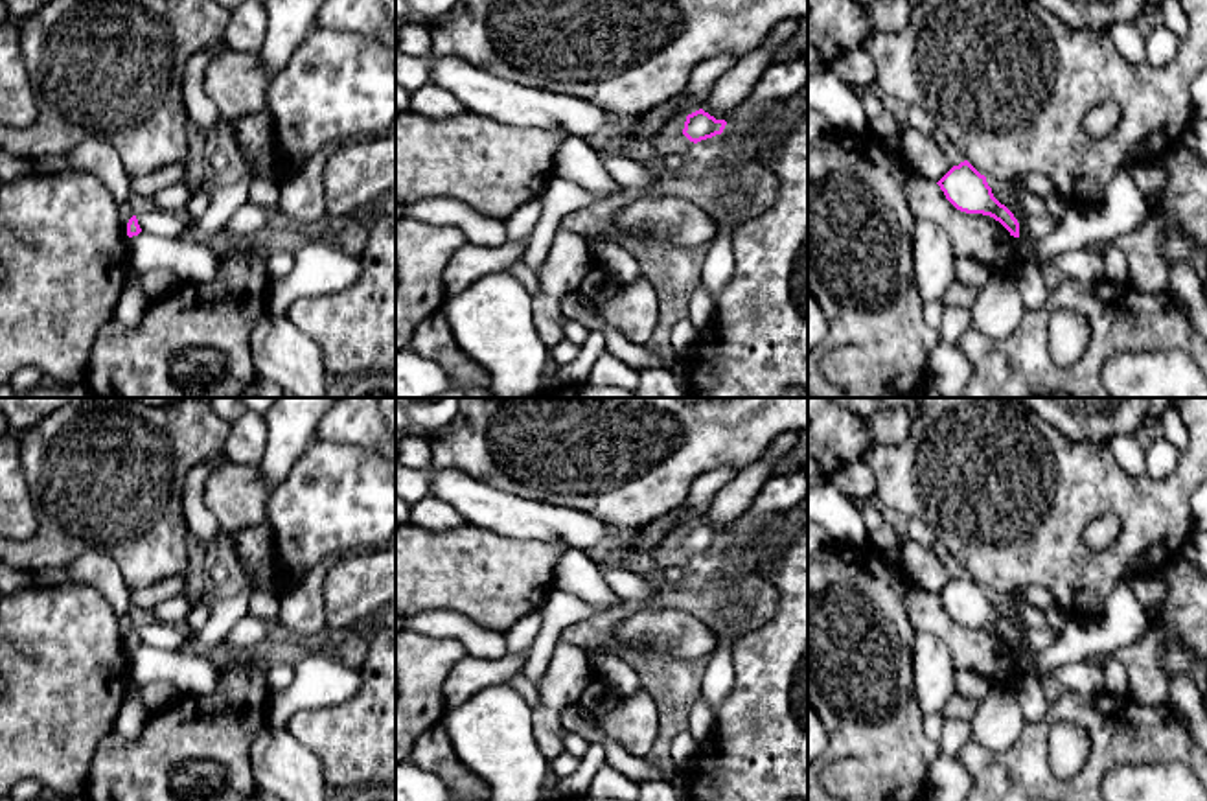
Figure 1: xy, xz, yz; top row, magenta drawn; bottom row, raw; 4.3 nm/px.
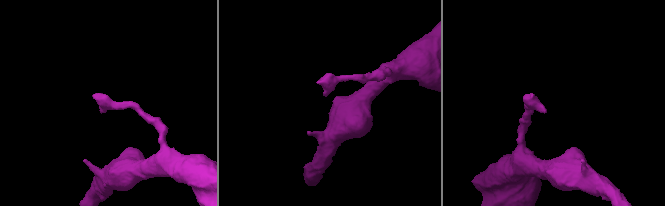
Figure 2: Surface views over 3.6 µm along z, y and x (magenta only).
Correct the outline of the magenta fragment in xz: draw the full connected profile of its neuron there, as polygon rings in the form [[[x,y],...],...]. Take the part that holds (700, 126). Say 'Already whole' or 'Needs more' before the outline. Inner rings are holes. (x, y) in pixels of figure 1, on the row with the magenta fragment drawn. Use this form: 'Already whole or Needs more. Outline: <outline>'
Already whole. Outline: [[[703,109],[692,112],[686,116],[683,134],[697,144],[701,140],[712,138],[716,134],[721,134],[725,129],[727,122],[725,120],[716,120]]]

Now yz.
Already whole. Outline: [[[968,160],[953,166],[937,184],[957,210],[990,215],[999,221],[1010,236],[1019,238],[1017,219],[994,197],[986,177],[981,175]]]

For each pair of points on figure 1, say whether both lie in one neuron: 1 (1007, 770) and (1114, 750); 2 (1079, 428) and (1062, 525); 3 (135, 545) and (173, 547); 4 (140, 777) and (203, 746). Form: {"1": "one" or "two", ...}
{"1": "one", "2": "two", "3": "one", "4": "one"}

